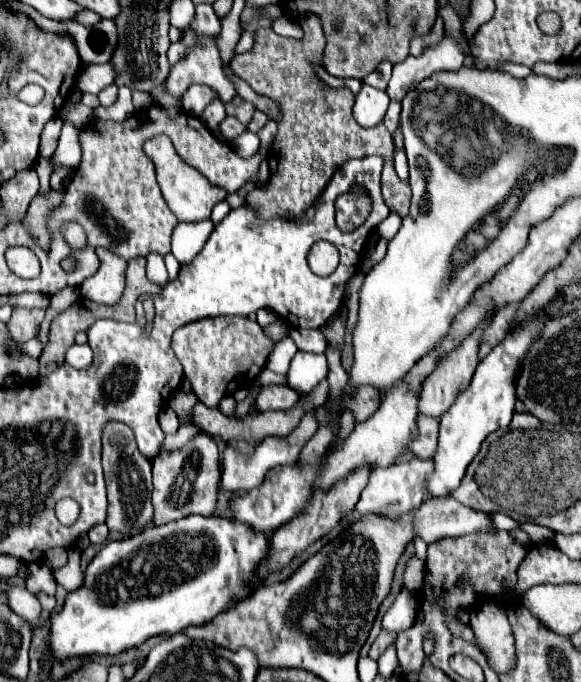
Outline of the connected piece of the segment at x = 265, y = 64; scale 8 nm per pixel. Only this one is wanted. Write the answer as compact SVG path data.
M307 16L301 22L305 38L293 40L277 36L271 28L259 28L255 32L255 46L247 54L239 54L231 60L233 72L245 80L259 96L271 98L279 108L277 138L267 154L269 180L265 188L251 190L247 204L253 206L265 220L271 216L299 216L303 214L327 186L333 172L351 158L365 158L371 154L383 156L385 166L381 172L381 188L385 204L391 212L407 216L411 204L411 188L399 180L393 166L393 140L383 122L373 128L363 128L353 118L355 96L349 88L331 88L311 76L311 62L321 66L321 44L325 36L321 32L319 18Z

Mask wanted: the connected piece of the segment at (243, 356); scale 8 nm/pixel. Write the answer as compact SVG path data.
M237 316L204 318L182 326L173 334L173 350L183 366L185 378L191 382L199 402L203 402L207 408L215 408L223 396L231 396L243 384L247 386L253 382L265 368L273 346L275 342L263 334L257 322Z

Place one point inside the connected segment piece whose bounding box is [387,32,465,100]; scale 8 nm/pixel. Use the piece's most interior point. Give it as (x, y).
(446, 55)

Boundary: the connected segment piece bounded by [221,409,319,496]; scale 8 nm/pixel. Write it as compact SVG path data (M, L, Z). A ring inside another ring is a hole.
M315 409L309 410L299 422L299 426L295 428L295 436L267 436L251 456L243 456L239 452L233 450L233 446L227 446L225 448L225 460L223 460L223 474L221 474L221 488L229 494L229 496L237 496L241 492L249 492L253 488L257 488L265 474L275 468L275 466L281 466L281 464L293 464L297 462L297 456L301 452L301 448L307 444L307 440L315 434L315 430L318 429L317 416L315 415Z

